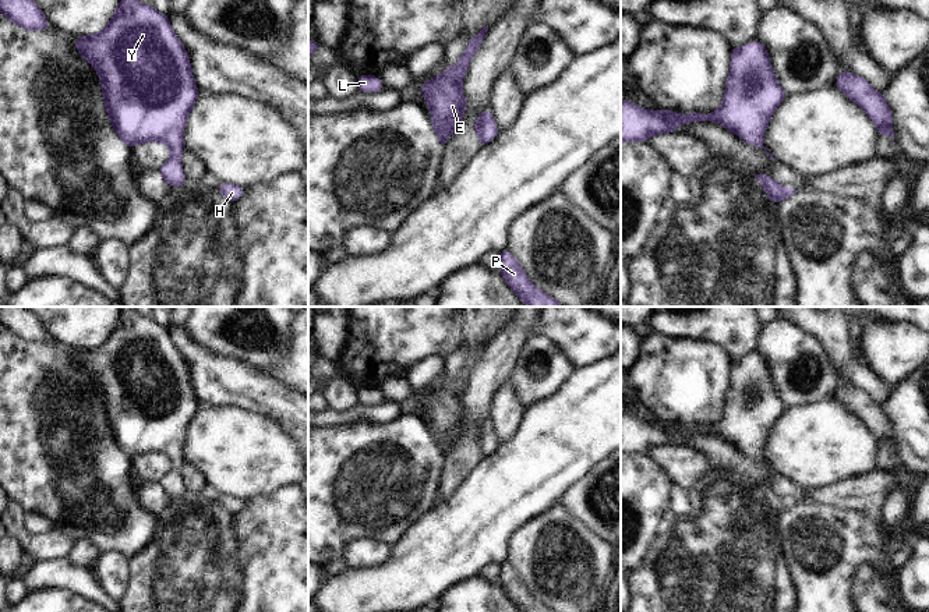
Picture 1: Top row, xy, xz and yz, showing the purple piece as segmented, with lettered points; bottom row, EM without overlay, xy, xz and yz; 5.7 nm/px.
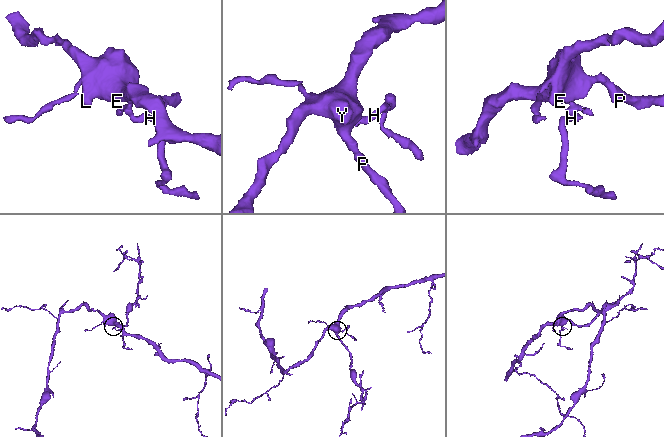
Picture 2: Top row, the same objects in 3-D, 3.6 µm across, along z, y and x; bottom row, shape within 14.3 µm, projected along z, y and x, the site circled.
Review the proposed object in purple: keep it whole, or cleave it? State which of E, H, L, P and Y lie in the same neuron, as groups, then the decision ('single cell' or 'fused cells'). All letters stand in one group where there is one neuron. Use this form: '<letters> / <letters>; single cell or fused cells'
E H L P Y; single cell

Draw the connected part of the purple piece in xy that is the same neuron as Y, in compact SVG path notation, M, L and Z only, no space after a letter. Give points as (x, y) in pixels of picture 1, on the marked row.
M120 0L116 14L103 31L92 36L74 38L77 52L85 57L99 72L106 112L121 141L133 148L141 142L163 142L173 156L159 169L160 176L169 185L186 187L181 170L183 132L187 116L198 99L198 89L192 78L190 60L184 45L170 28L169 17L155 11L151 4L137 0Z

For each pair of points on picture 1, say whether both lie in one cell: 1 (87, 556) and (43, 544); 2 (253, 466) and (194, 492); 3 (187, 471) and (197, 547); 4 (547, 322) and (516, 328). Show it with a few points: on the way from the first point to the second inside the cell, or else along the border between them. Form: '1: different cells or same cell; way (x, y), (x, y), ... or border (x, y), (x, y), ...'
1: different cells; border (74, 542), (66, 556)
2: different cells; border (184, 460), (198, 471), (207, 484)
3: different cells; border (205, 484), (197, 499), (187, 498)
4: different cells; border (537, 321), (530, 333)

